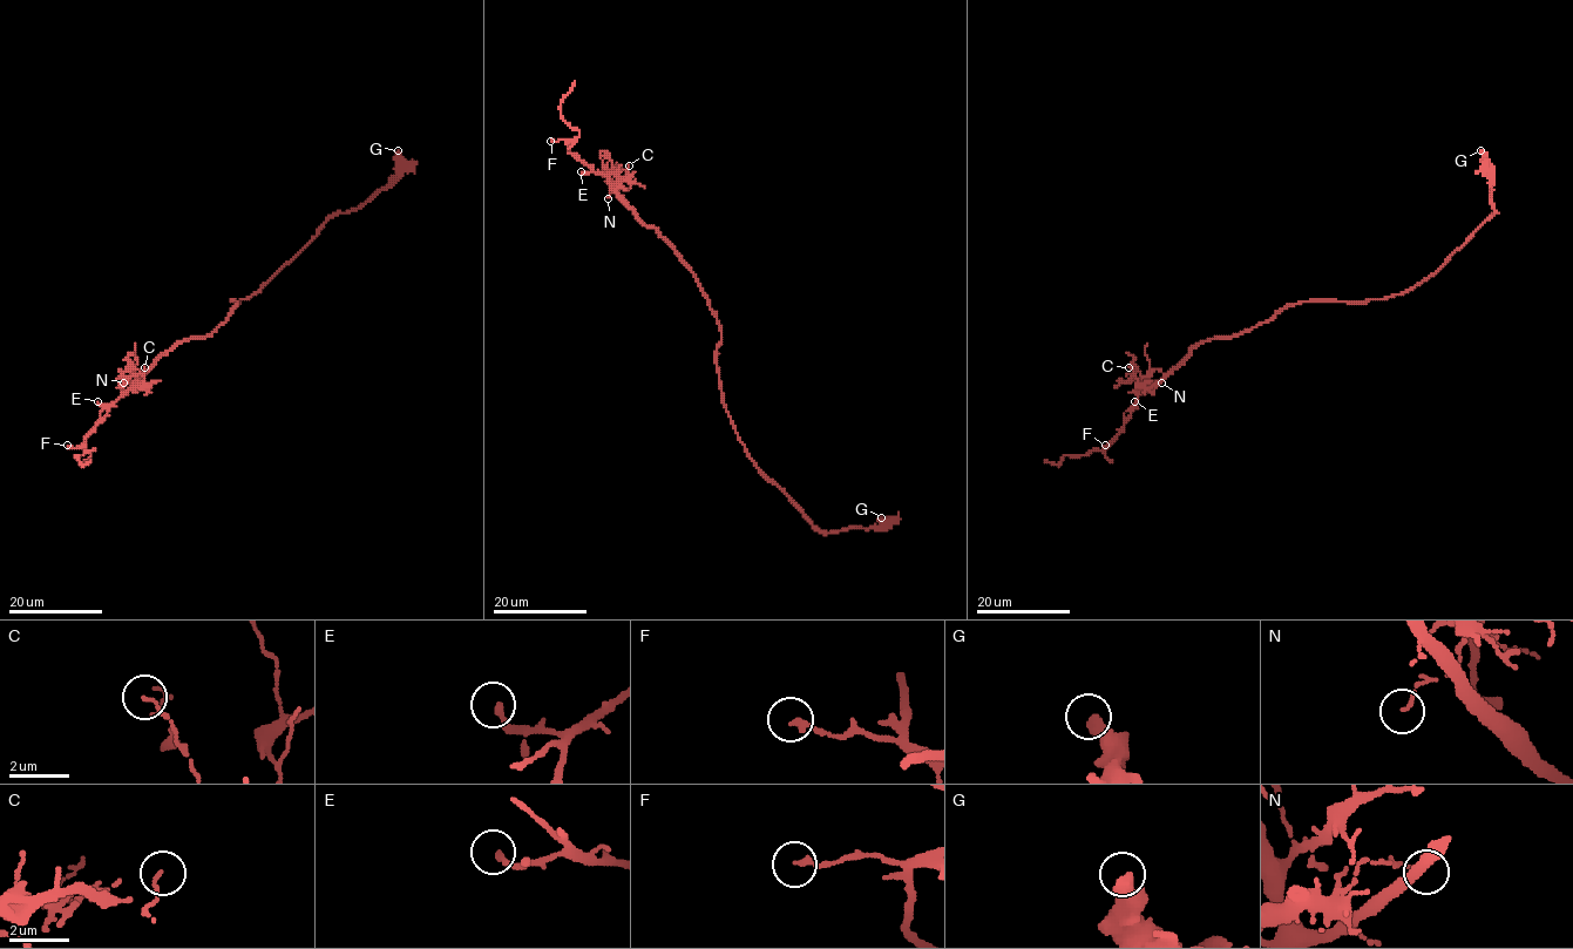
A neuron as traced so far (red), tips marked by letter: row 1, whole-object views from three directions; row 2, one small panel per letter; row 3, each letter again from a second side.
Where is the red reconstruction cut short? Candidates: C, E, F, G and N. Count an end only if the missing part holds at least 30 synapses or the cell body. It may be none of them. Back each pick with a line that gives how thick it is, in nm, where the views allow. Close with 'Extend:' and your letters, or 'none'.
Extend: none

